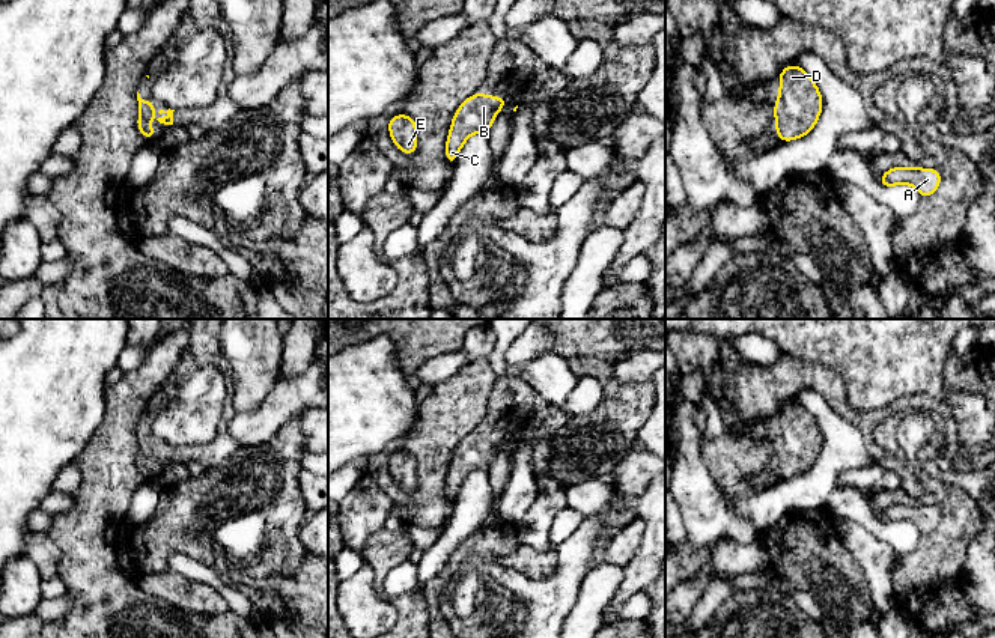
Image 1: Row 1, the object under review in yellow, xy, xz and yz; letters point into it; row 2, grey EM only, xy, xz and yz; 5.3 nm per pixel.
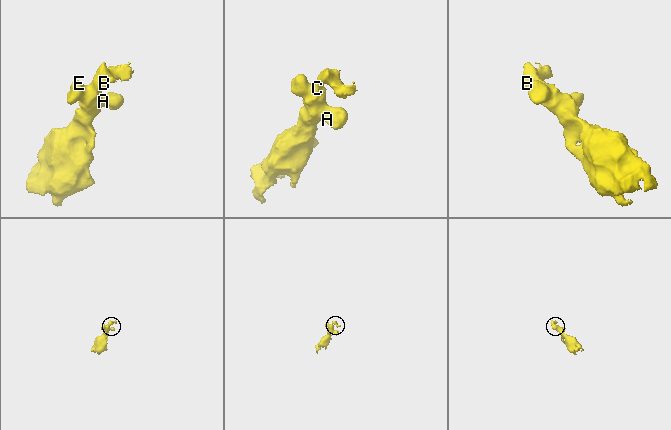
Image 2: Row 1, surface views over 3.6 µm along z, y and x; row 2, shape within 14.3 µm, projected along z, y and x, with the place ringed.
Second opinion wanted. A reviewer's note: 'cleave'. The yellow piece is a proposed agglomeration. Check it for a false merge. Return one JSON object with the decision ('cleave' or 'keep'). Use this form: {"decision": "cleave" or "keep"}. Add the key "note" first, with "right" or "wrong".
{"note": "wrong", "decision": "keep"}

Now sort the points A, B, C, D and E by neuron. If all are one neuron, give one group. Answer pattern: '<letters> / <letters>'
A B C D E

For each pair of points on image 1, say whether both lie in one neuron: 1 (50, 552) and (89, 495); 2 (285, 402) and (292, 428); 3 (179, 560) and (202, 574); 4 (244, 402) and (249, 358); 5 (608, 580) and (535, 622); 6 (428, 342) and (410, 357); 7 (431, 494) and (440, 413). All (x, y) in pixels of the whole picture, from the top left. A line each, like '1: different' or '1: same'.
1: different
2: different
3: same
4: same
5: different
6: same
7: same

